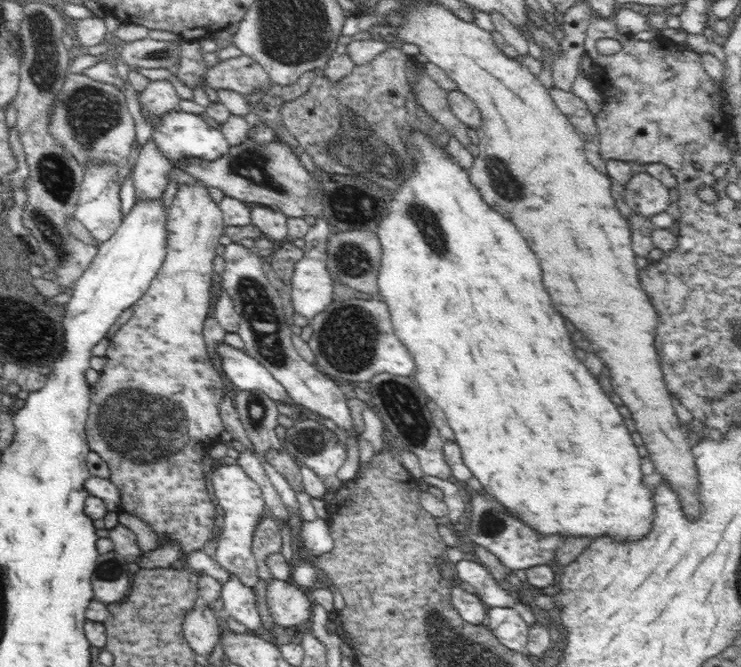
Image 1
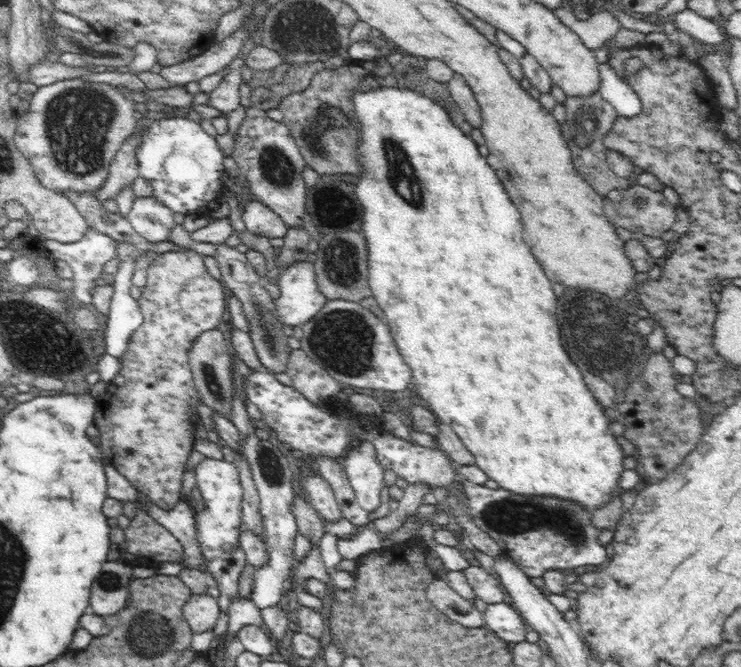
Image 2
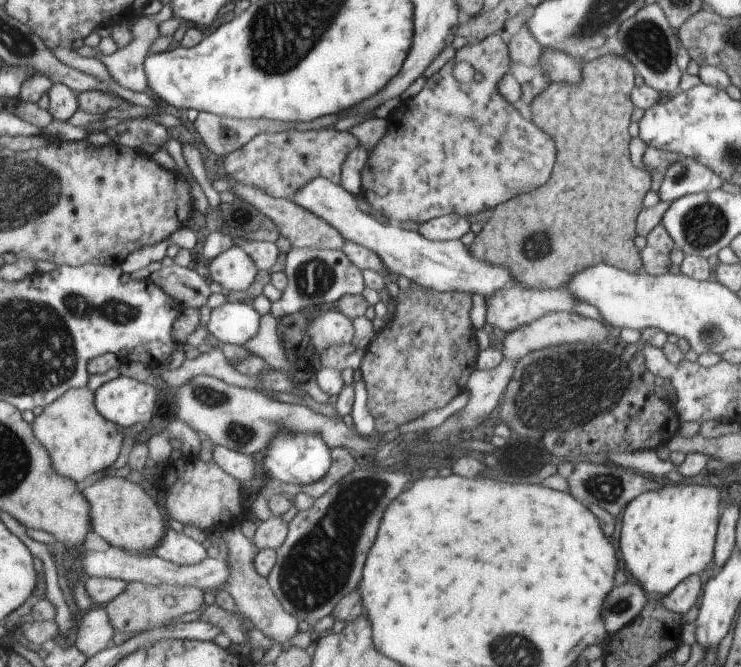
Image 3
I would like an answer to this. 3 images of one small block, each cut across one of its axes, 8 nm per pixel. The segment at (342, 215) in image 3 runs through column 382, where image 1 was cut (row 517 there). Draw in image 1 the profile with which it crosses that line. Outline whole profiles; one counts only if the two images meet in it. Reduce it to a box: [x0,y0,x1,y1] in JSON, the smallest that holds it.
[212,465,267,587]

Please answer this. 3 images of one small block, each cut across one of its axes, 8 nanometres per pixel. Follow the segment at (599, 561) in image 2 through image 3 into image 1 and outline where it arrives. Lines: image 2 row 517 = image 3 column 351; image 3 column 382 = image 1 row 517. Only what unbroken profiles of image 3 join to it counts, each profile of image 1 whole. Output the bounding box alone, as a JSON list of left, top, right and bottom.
[468,491,562,570]

